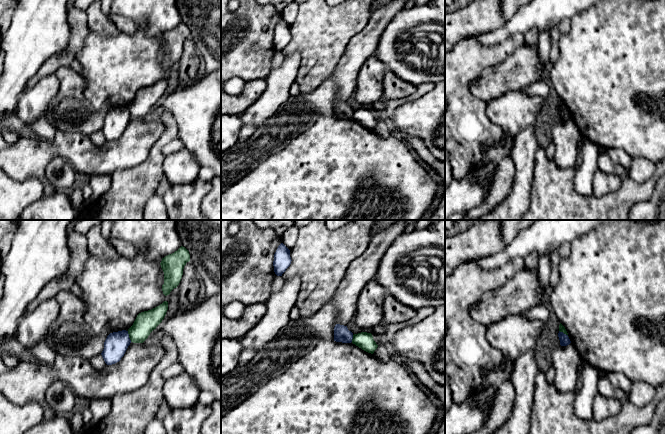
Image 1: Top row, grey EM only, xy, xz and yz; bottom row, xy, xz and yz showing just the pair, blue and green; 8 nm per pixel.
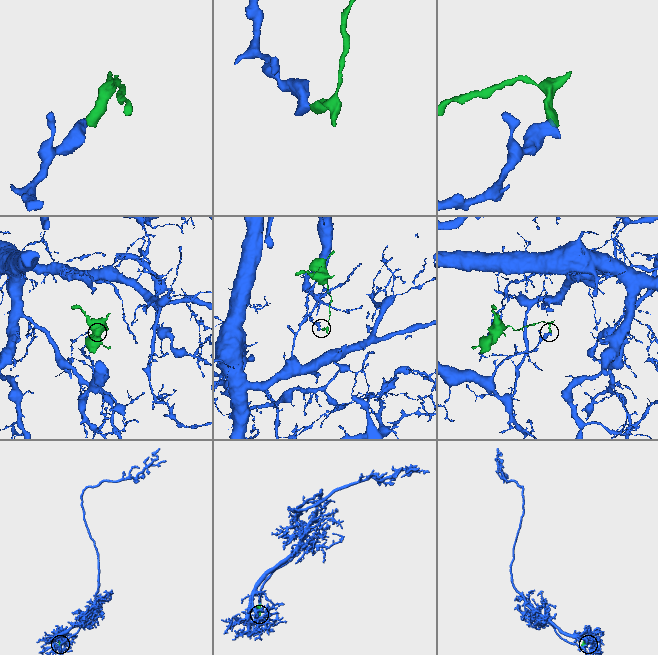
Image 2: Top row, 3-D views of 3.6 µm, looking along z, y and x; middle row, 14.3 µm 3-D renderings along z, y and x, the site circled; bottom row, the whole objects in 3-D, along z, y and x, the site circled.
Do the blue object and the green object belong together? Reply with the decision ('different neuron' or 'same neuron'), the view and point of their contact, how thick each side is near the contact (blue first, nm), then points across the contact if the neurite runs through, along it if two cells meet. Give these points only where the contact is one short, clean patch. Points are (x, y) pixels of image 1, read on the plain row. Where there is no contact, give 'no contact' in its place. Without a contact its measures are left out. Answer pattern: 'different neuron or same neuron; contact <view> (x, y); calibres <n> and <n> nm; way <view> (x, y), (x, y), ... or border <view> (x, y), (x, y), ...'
different neuron; contact xy (128, 112); calibres 190 and 170 nm; border xy (127, 107), (131, 117)

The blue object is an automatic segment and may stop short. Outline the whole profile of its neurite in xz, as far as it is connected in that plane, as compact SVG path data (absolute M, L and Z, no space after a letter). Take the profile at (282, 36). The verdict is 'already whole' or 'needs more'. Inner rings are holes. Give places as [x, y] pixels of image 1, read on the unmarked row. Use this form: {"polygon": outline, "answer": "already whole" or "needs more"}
{"polygon": "M281 19L274 30L274 48L277 52L282 52L291 40L290 26Z", "answer": "already whole"}

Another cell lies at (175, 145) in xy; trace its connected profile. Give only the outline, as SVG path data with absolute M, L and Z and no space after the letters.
M176 138L163 147L163 154L167 156L181 150L182 148L184 148L182 141L179 138Z

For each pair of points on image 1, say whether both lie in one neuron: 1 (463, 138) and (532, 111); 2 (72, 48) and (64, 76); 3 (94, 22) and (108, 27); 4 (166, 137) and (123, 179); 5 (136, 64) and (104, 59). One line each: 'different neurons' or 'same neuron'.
1: different neurons
2: different neurons
3: same neuron
4: same neuron
5: same neuron

